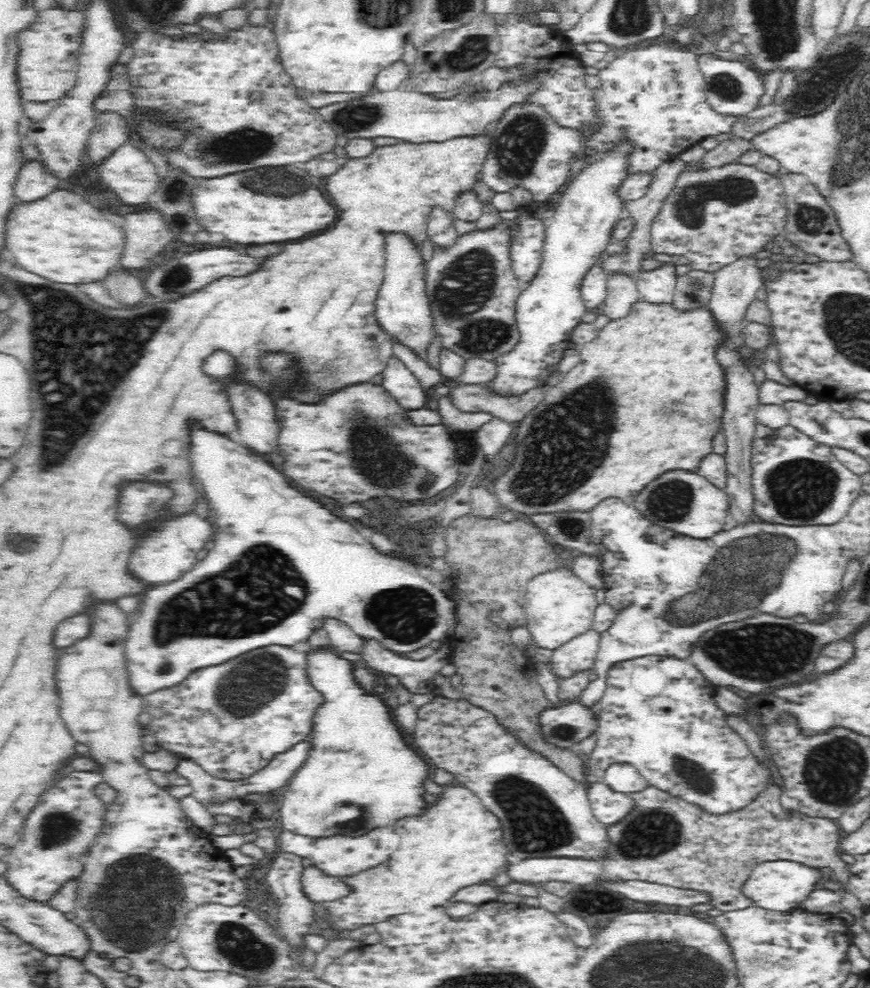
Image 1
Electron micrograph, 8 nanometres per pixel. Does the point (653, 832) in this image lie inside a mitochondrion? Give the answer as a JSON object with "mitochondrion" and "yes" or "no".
{"mitochondrion":"yes"}

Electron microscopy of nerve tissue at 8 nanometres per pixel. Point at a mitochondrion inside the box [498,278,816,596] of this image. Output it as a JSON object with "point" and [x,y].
{"point":[588,416]}

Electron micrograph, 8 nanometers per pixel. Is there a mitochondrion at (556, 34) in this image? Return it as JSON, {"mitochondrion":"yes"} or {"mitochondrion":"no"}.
{"mitochondrion":"no"}

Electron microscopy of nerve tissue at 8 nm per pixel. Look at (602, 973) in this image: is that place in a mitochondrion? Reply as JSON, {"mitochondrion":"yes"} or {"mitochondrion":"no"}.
{"mitochondrion":"yes"}

